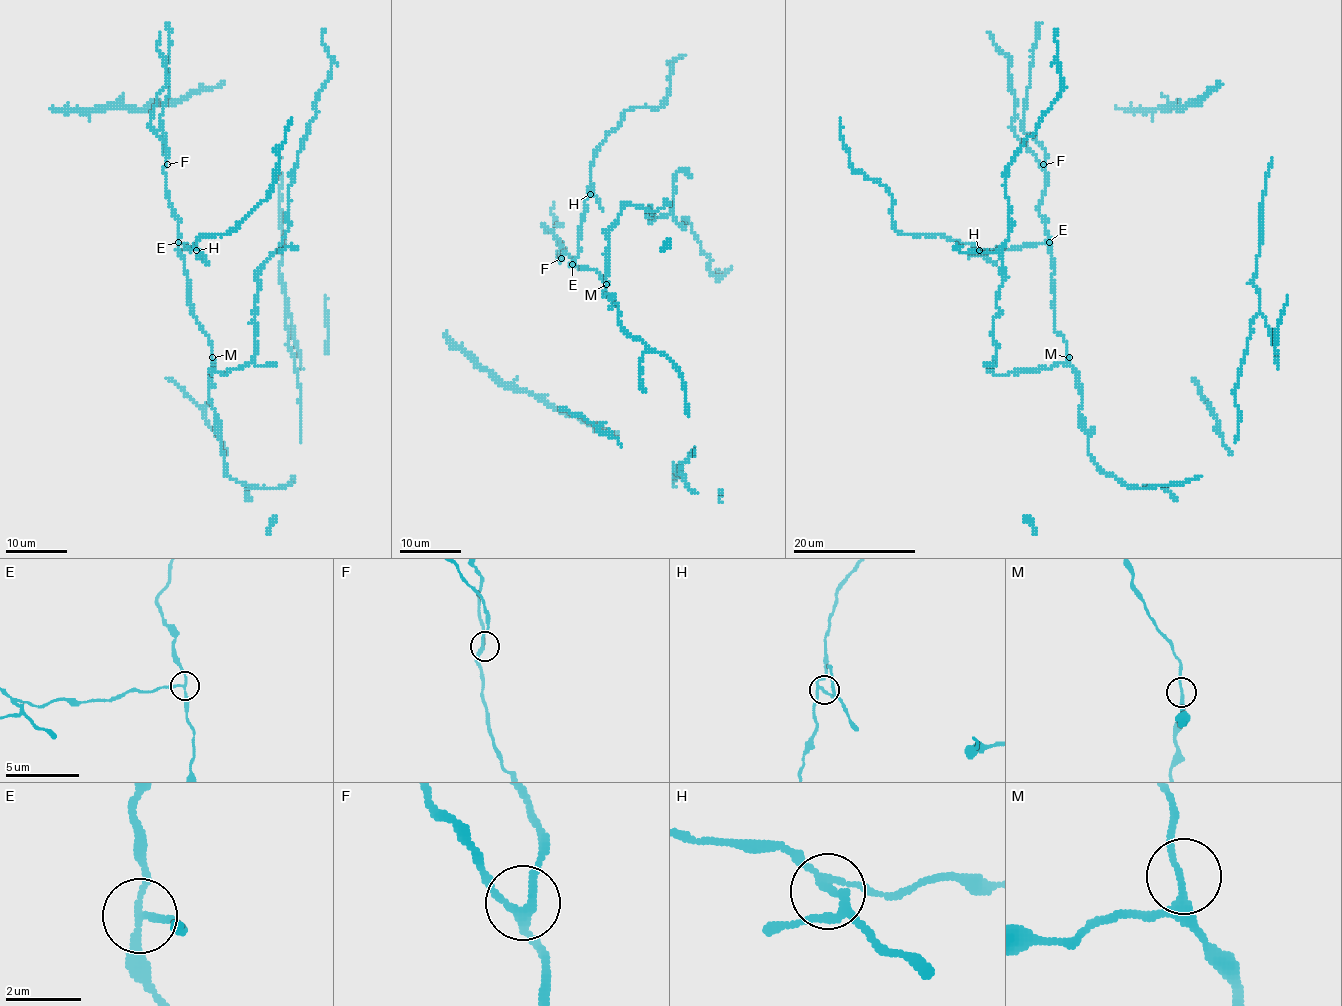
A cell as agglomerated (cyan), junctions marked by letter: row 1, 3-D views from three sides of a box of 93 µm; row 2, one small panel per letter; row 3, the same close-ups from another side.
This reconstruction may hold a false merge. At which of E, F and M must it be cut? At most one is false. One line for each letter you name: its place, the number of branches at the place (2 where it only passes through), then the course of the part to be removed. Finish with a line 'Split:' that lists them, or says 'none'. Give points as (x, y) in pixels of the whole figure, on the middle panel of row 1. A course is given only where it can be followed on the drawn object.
E: (572, 264) | 3 | (573, 264), (596, 149), (622, 114), (637, 106), (662, 106), (672, 62), (685, 54)
Split: E

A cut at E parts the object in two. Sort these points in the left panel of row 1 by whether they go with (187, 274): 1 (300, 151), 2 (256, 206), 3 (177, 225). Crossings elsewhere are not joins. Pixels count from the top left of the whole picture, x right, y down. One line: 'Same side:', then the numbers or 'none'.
Same side: 1, 3

